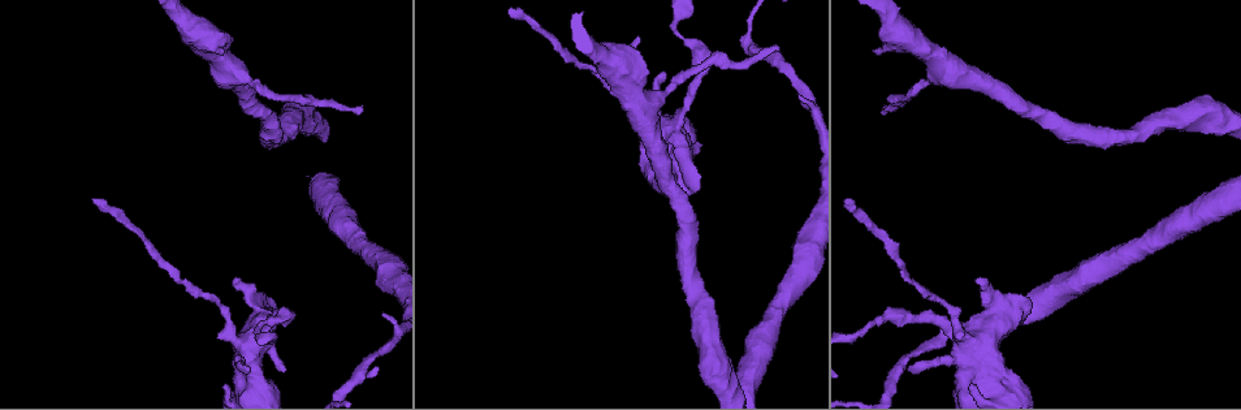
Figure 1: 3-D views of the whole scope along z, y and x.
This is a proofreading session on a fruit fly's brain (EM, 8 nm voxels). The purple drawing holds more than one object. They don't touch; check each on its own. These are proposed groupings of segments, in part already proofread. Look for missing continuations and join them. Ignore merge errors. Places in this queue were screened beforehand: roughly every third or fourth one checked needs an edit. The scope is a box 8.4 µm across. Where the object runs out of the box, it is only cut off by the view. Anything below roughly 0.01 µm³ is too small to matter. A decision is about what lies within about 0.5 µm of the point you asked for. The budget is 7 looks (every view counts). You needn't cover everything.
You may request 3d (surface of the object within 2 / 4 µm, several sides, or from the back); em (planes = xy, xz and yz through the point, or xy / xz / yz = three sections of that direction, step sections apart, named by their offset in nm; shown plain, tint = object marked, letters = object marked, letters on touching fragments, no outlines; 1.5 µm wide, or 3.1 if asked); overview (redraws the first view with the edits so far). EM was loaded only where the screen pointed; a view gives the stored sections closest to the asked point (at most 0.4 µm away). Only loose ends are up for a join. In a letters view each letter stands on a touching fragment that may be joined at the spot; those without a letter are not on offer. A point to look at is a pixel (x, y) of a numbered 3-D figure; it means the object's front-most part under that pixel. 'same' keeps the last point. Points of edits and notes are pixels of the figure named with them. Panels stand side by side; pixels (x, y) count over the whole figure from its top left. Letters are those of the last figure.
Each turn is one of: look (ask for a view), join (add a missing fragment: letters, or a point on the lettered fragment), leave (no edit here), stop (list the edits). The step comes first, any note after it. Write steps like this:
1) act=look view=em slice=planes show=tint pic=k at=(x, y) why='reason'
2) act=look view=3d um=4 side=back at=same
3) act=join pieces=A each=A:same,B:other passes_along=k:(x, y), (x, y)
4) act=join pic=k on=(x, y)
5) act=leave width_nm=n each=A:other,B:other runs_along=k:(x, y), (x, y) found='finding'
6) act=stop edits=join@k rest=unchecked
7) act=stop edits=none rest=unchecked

act=look view=3d um=4 pic=1 at=(776, 47) why='an open end'

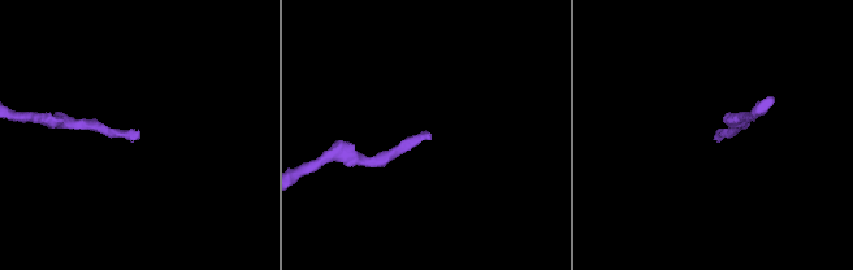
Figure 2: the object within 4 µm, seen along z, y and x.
act=look view=em slice=planes show=plain pic=2 at=(430, 136) why='shape alone is not enough'

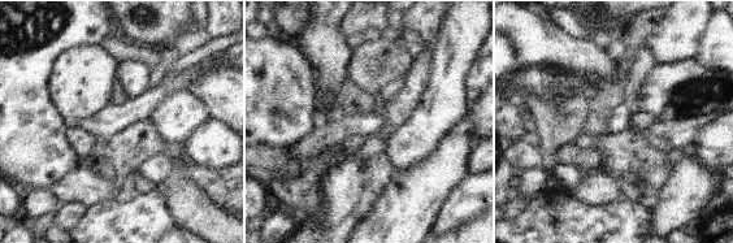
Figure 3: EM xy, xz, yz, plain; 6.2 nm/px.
act=look view=em slice=planes show=letters at=same why='what lies round it'

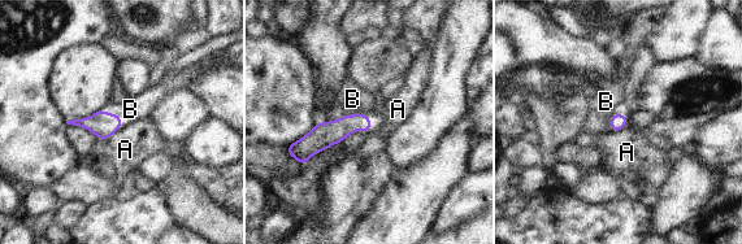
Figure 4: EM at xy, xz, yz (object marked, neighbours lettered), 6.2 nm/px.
act=join pieces=B width_nm=100 each=A:other,B:same passes_along=4:(330, 133), (363, 114), (352, 99) found='the neuron continues'

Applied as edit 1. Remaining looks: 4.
act=look view=3d um=4 pic=1 at=(1010, 294) why='thick end'

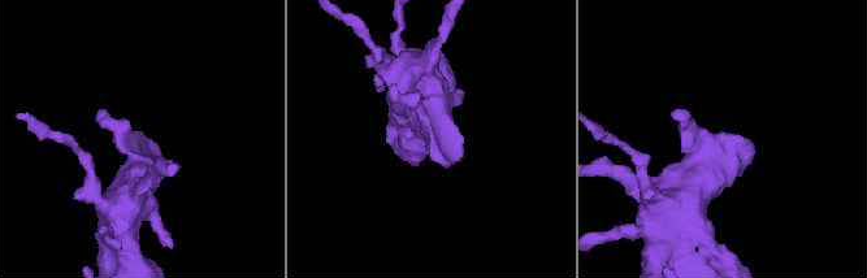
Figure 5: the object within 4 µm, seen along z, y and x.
act=look view=em slice=planes show=plain pic=5 at=(721, 132) why='shape alone is not enough'

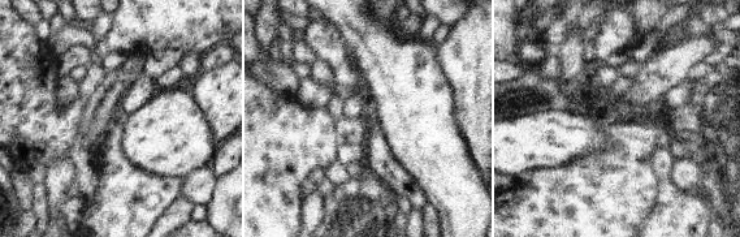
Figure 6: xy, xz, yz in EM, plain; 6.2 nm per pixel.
act=look view=em slice=planes show=letters at=same why='see the neighbours'

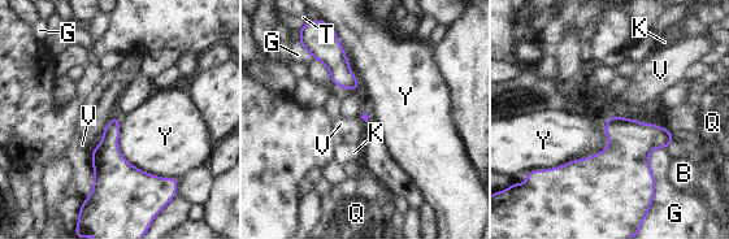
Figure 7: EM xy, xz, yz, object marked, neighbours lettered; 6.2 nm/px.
act=leave longest_contact=Y:550nm each=B:other,G:other,K:other,Q:other,T:other,V:other,Y:other border=7:(116, 116), (120, 153), (177, 178) found='no lettered fragment goes on from it'

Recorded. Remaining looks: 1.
act=stop edits=join@4 rest=unchecked

